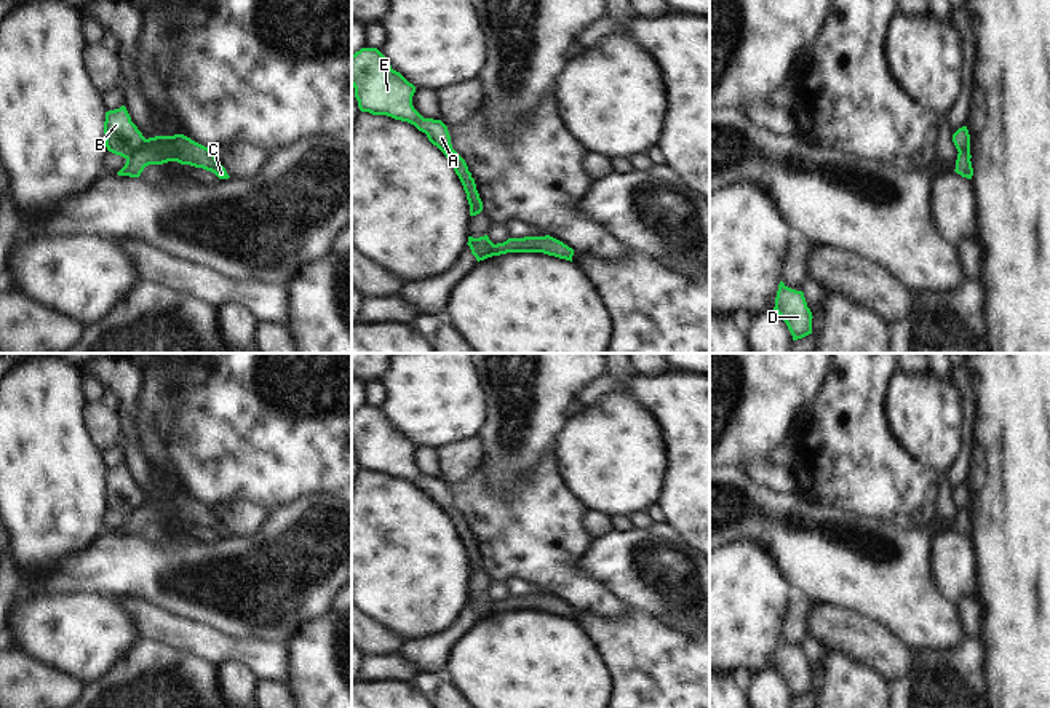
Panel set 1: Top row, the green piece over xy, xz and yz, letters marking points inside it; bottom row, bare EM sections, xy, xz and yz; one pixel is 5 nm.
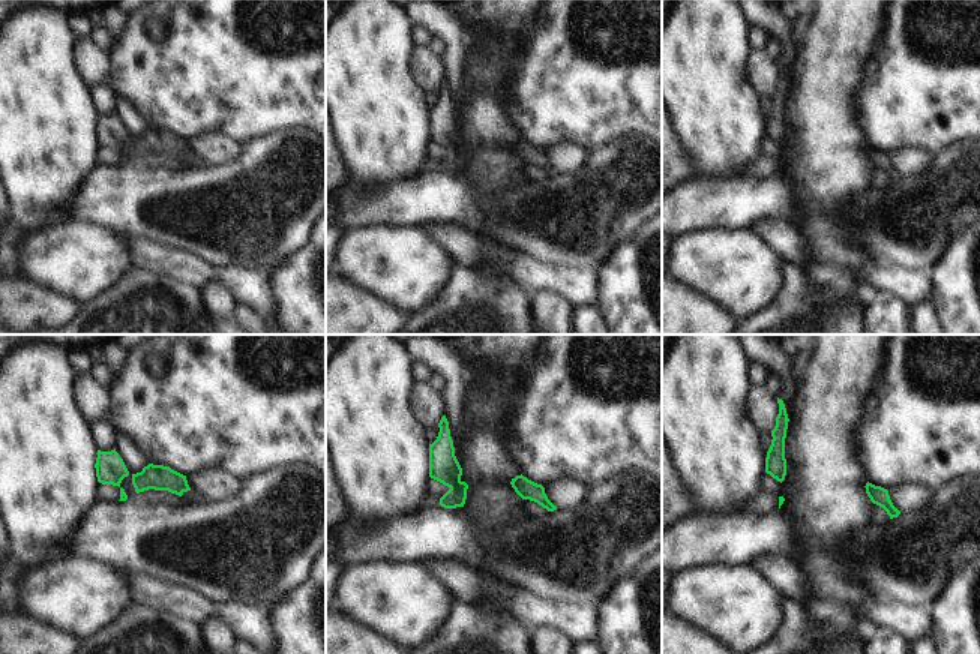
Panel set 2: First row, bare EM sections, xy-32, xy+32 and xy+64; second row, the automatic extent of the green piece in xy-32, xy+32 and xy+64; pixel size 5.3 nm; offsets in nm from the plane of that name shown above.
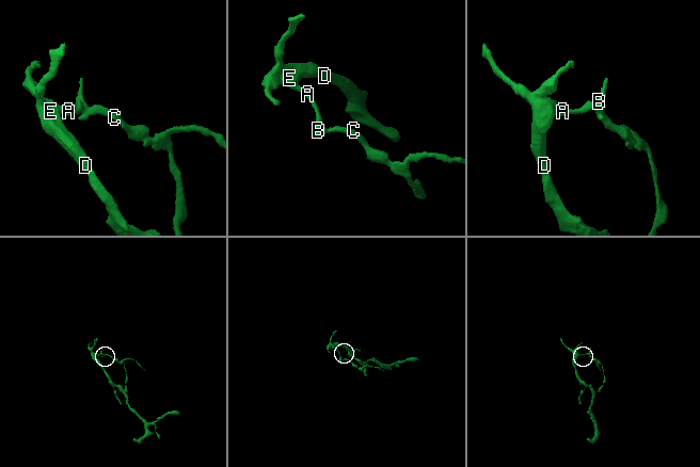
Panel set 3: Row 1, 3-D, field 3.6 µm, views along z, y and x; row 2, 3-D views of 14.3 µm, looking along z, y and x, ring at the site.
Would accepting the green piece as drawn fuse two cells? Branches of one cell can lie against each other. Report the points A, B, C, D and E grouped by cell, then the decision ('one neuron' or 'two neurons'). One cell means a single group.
A B D E / C; two neurons

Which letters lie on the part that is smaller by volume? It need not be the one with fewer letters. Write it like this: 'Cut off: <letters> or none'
Cut off: C

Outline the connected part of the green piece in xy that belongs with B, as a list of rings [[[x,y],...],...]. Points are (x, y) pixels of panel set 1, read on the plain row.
[[[125,463],[105,470],[104,492],[107,508],[126,518],[145,500]]]

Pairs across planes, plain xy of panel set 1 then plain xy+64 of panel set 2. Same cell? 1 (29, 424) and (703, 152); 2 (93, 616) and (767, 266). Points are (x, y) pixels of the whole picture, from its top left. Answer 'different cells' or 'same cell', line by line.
1: same cell
2: same cell

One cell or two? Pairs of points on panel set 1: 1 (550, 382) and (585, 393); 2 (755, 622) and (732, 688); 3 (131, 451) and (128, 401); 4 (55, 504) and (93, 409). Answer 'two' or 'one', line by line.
1: two
2: two
3: one
4: two

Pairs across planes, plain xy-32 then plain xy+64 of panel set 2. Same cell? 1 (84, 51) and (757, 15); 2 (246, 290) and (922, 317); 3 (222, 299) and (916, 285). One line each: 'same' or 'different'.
1: different
2: different
3: different

